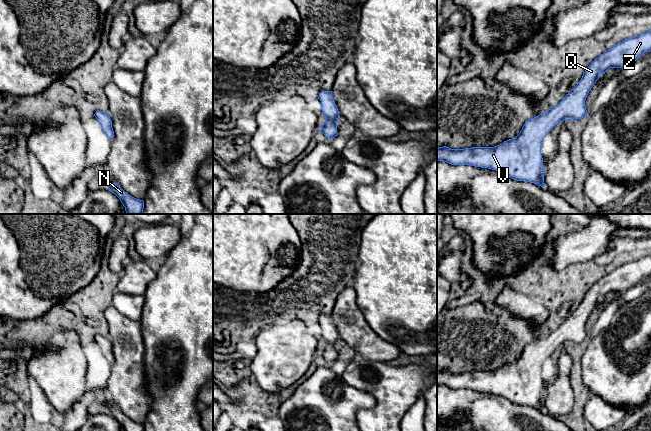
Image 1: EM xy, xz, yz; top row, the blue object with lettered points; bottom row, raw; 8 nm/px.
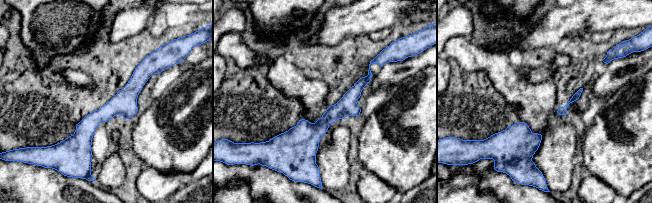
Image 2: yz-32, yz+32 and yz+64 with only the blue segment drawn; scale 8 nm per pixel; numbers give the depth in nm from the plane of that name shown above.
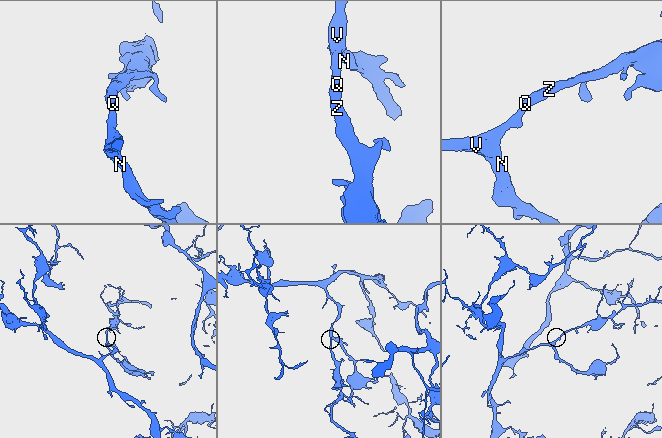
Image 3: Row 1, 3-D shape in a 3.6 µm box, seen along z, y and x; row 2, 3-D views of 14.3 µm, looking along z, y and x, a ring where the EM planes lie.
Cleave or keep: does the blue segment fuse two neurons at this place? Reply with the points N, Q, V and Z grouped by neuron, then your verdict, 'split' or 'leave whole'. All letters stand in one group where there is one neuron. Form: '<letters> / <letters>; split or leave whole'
N Q V Z; leave whole

